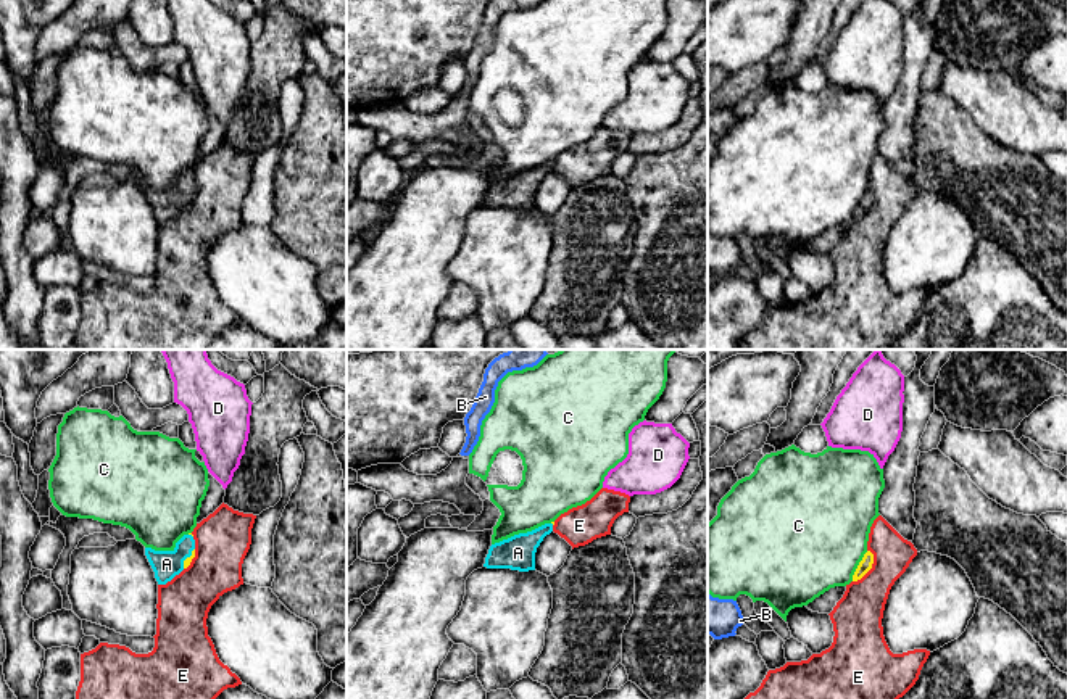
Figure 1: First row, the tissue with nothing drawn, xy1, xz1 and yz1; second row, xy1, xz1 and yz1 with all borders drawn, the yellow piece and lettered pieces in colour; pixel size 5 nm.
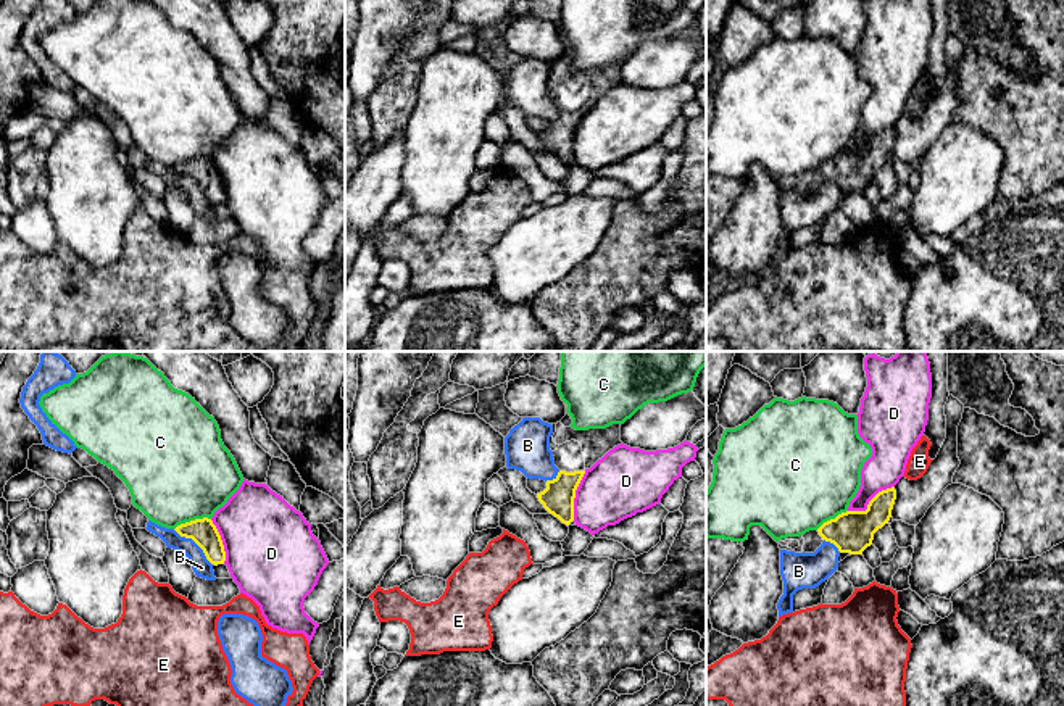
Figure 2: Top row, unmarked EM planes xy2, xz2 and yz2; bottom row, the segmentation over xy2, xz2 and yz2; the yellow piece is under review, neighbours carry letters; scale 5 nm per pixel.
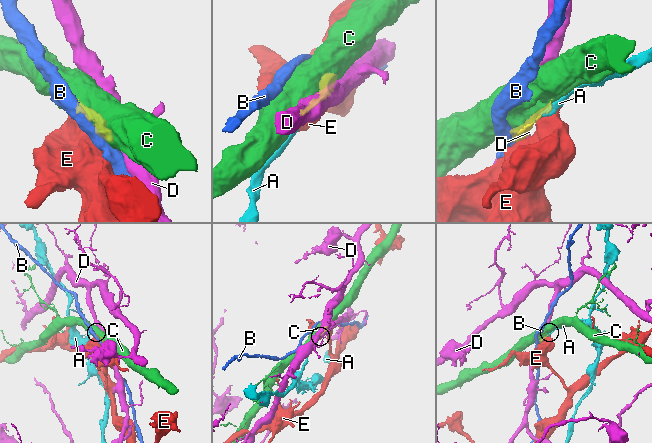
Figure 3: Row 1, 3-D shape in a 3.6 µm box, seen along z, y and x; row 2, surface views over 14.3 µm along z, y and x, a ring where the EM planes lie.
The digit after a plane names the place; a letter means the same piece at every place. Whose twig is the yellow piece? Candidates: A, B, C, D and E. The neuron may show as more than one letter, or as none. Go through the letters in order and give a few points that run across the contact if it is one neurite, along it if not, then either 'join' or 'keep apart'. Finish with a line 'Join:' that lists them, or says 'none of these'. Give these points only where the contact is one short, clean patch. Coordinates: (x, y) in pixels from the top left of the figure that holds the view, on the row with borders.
A: line xy1 (187, 561), (187, 558), (166, 564); join
B: line xy2 (173, 529), (189, 537), (211, 564); keep apart
C: keep apart
D: keep apart
E: keep apart
Join: A

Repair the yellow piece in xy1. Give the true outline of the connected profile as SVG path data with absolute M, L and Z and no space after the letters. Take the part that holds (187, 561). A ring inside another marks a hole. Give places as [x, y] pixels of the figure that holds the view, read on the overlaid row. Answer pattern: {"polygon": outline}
{"polygon": "M184 535L172 551L155 551L152 548L145 548L145 556L155 572L158 585L166 585L187 569L195 557L193 535Z"}

